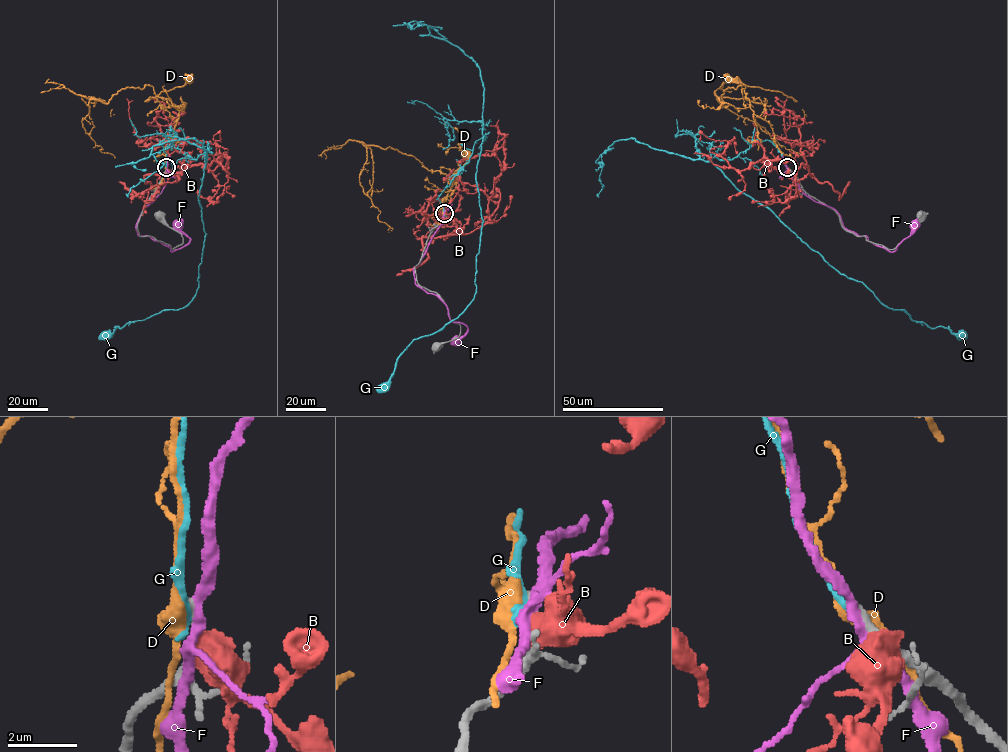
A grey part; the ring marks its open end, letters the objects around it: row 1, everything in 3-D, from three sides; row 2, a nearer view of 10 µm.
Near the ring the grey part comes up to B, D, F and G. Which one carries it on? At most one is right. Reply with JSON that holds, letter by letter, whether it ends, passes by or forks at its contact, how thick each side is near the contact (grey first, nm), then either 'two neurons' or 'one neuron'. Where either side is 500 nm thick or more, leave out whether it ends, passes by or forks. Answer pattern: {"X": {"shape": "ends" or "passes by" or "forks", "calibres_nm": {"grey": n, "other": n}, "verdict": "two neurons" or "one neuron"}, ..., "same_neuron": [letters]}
{"B": {"calibres_nm": {"grey": 260, "other": 750}, "verdict": "two neurons"}, "D": {"shape": "passes by", "calibres_nm": {"grey": 280, "other": 440}, "verdict": "two neurons"}, "F": {"shape": "forks", "calibres_nm": {"grey": 360, "other": 240}, "verdict": "two neurons"}, "G": {"shape": "ends", "calibres_nm": {"grey": 280, "other": 220}, "verdict": "two neurons"}, "same_neuron": []}

